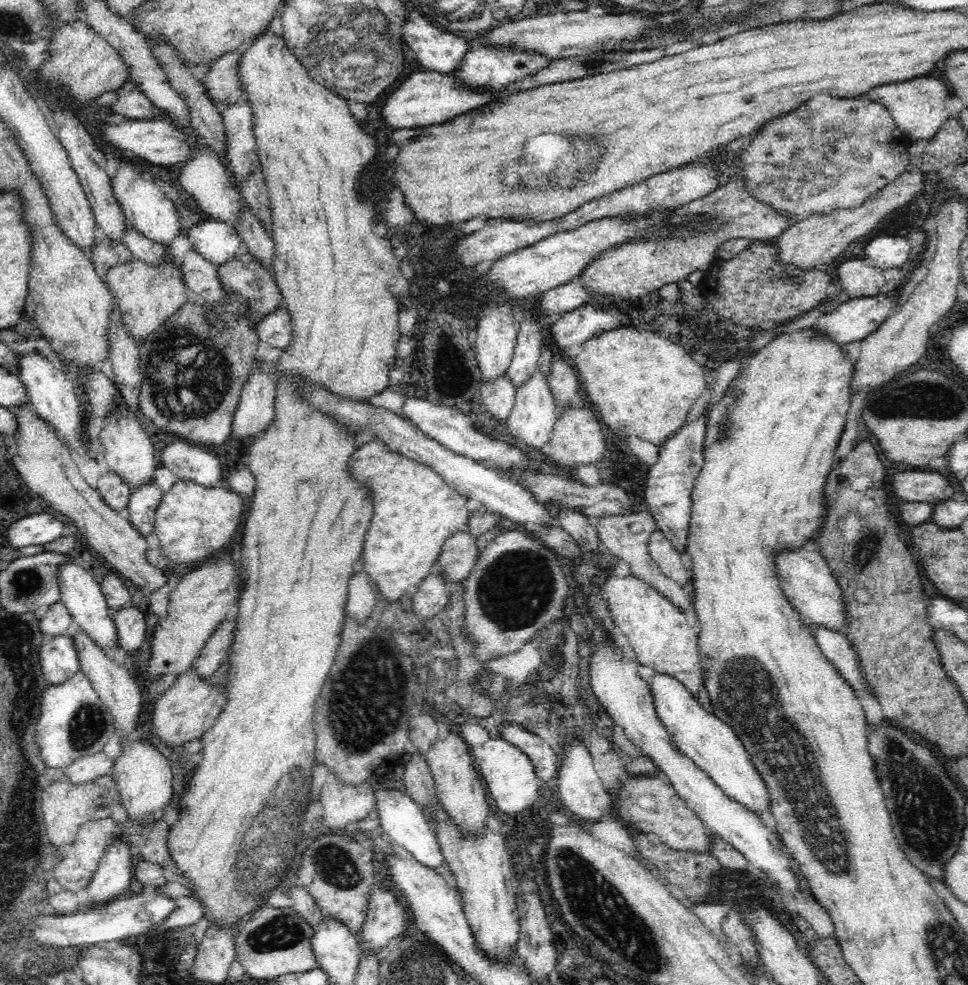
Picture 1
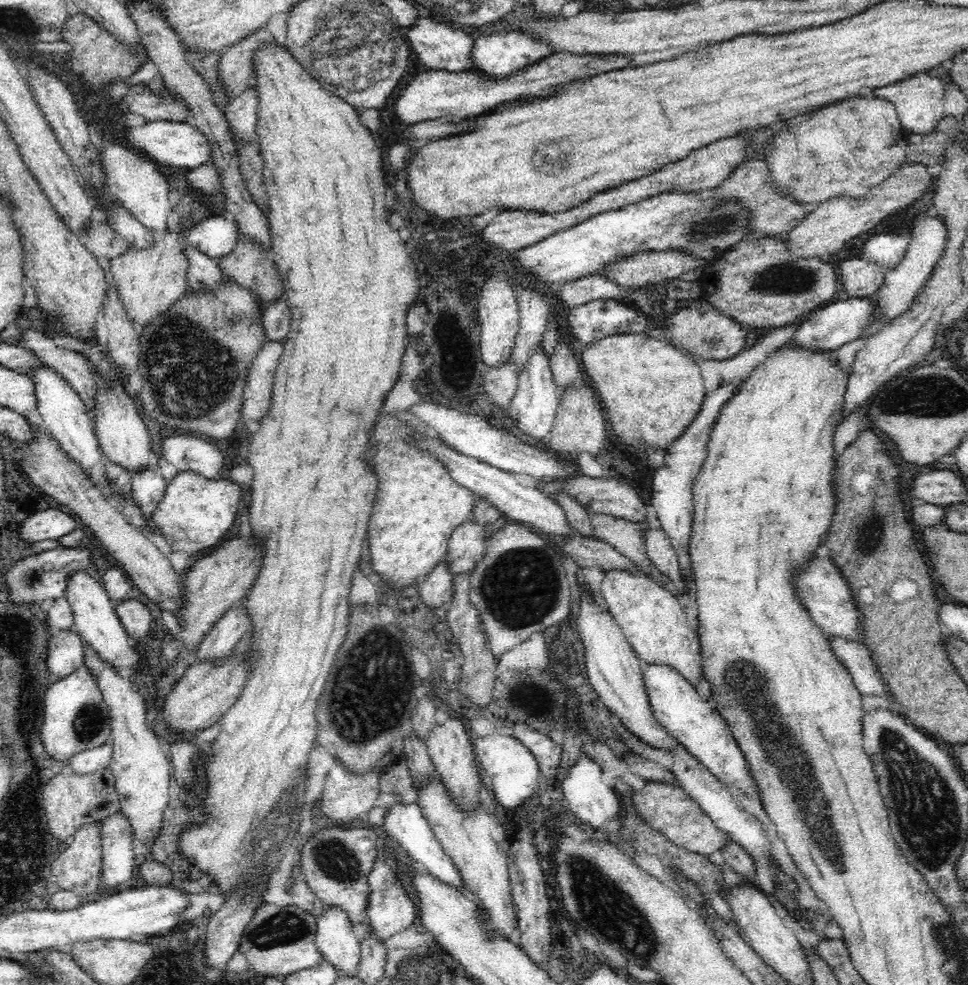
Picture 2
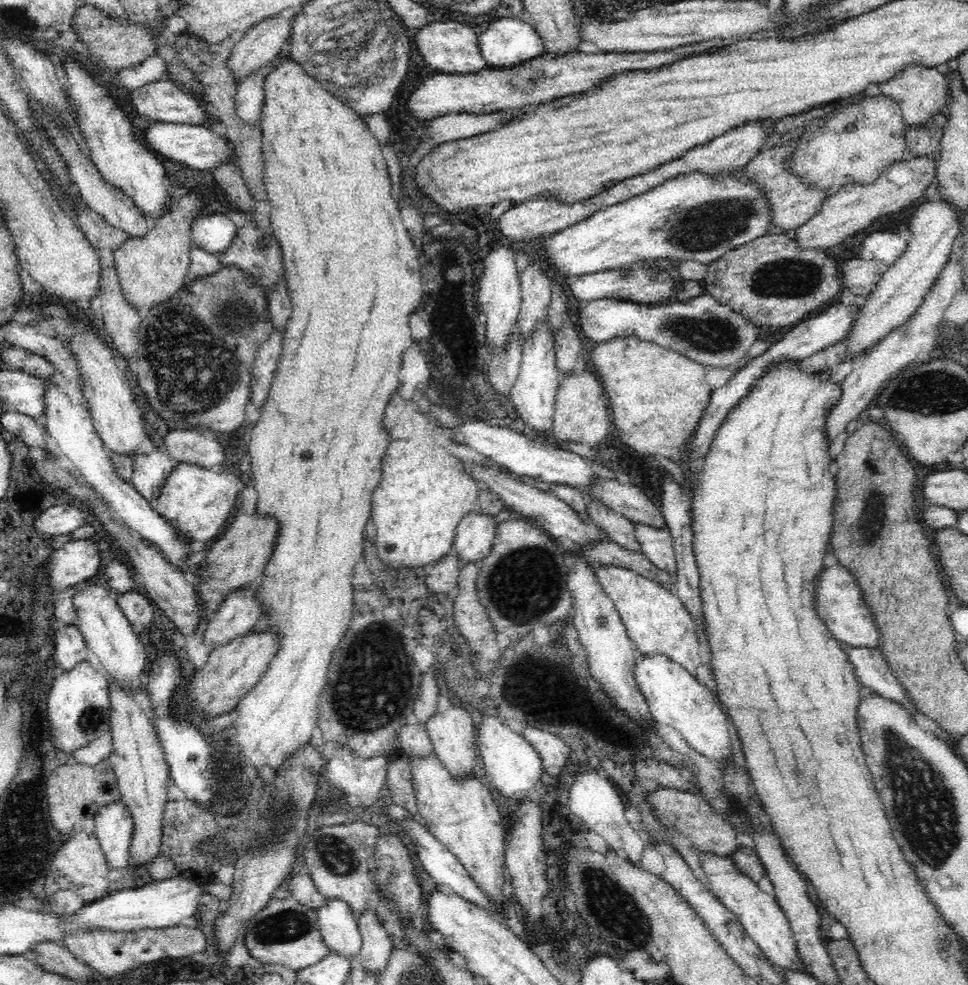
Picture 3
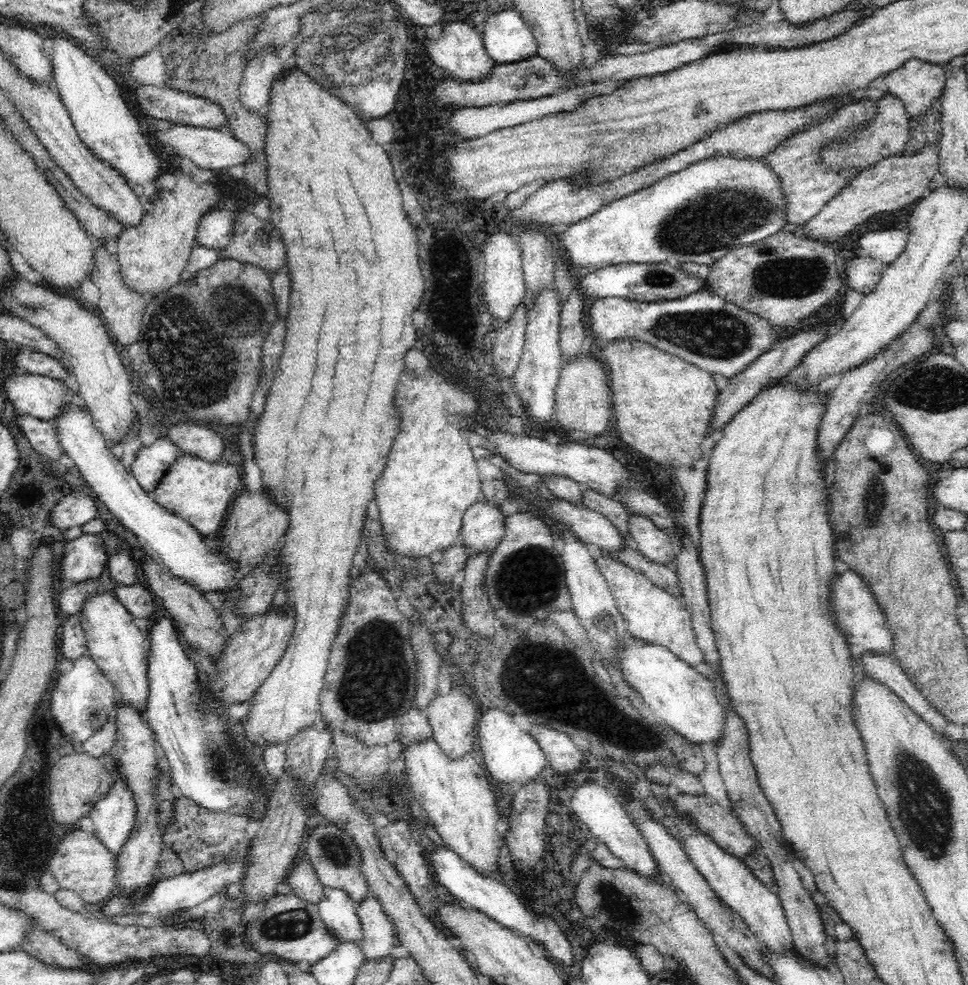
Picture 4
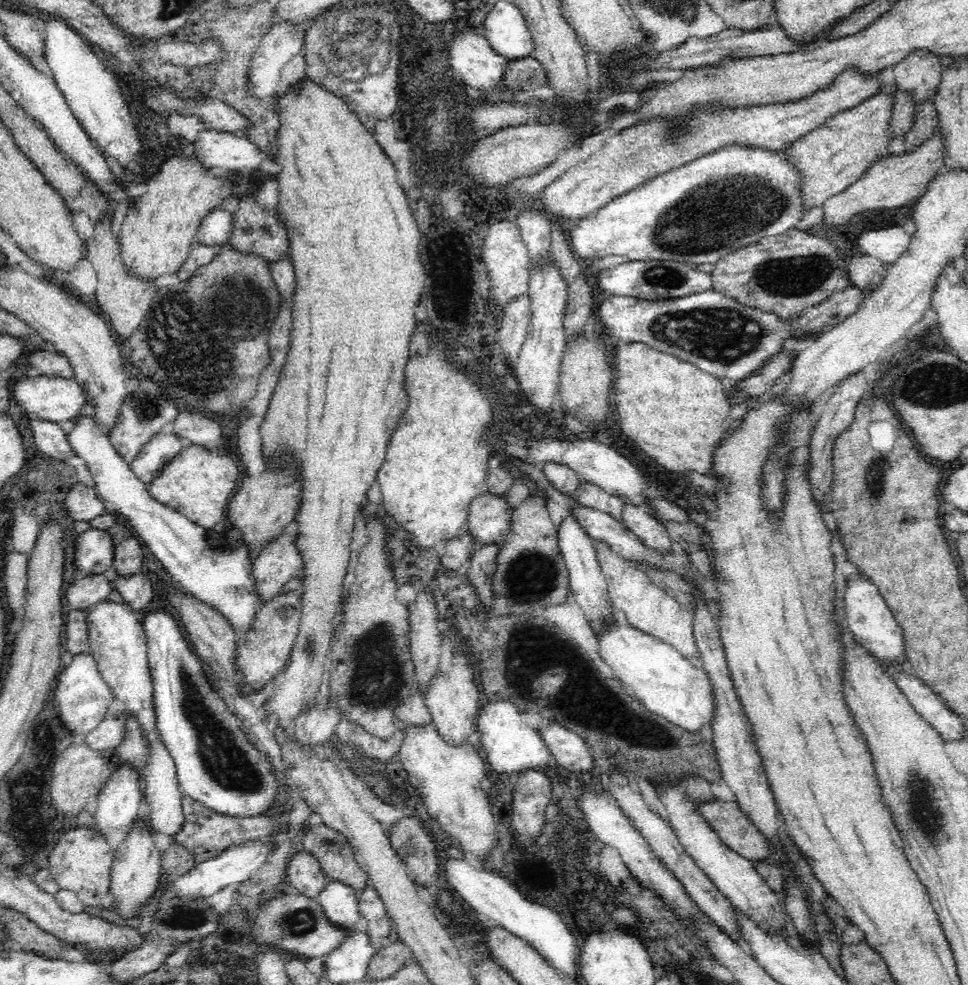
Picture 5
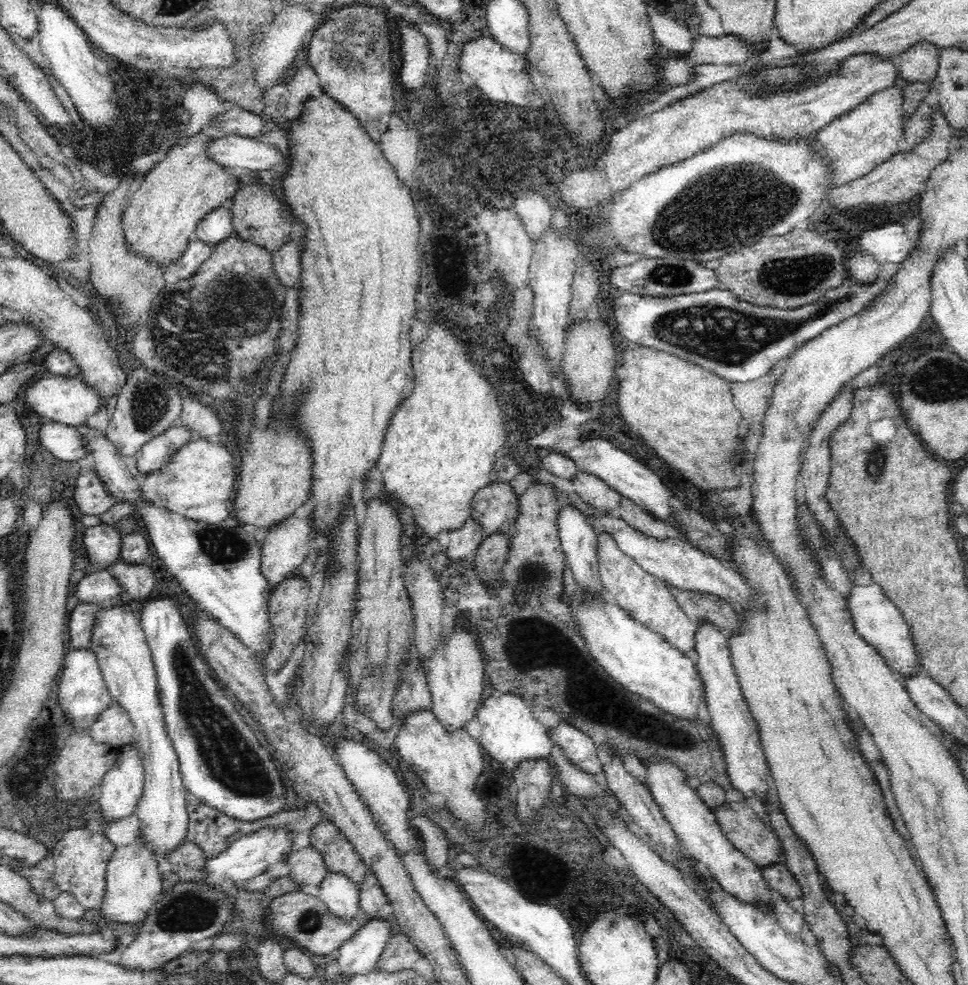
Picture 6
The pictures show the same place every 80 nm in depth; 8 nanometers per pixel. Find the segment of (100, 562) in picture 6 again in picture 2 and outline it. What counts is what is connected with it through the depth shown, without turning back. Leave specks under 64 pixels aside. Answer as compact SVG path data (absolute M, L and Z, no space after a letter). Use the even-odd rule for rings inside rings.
M76 546L76 548L56 547L34 556L28 556L28 558L22 558L22 560L19 559L4 575L4 590L7 591L10 604L18 606L22 602L32 604L32 602L41 603L48 598L50 600L60 598L68 588L69 576L76 571L87 571L90 566L89 558L88 548Z

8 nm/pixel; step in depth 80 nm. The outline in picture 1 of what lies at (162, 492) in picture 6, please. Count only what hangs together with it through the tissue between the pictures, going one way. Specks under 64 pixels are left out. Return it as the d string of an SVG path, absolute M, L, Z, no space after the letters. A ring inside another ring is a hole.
M178 481L171 489L162 495L159 505L155 512L155 533L158 535L164 556L175 562L174 568L171 570L186 571L185 565L193 566L198 560L208 560L210 556L214 556L222 548L226 548L226 544L230 544L230 540L234 538L238 526L240 526L240 518L242 518L242 497L232 492L225 484L221 484L214 488L206 488L192 481Z

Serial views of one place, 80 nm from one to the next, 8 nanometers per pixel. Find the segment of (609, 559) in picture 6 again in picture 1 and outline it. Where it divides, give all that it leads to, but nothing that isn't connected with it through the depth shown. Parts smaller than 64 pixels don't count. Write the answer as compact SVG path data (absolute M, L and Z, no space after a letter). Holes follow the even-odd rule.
M610 575L601 589L606 594L614 625L632 648L637 662L677 677L697 697L700 688L704 686L702 663L698 654L699 633L688 624L684 612L664 593L634 575Z

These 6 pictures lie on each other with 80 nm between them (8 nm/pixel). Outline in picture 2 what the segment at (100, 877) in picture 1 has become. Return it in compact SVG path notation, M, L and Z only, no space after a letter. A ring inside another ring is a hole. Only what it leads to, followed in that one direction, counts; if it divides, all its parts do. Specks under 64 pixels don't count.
M120 811L100 822L103 847L101 887L114 889L132 878L137 863L133 852L134 832L129 819Z

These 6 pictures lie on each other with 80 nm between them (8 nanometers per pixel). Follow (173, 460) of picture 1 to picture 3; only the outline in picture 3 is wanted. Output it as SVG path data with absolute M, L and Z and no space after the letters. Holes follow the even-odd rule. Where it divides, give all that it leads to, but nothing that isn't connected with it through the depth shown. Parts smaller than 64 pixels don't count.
M171 427L164 442L168 454L177 464L195 464L218 472L224 462L224 448L220 442L201 429Z

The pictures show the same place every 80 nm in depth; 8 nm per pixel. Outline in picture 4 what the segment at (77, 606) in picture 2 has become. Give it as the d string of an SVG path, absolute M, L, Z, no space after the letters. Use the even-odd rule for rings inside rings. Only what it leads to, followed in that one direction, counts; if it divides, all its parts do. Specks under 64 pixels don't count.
M109 591L96 593L93 597L86 599L80 614L80 625L83 628L89 655L112 683L113 688L118 688L122 701L126 701L128 705L132 704L136 709L147 706L149 637L142 634L134 625L135 619L132 614Z

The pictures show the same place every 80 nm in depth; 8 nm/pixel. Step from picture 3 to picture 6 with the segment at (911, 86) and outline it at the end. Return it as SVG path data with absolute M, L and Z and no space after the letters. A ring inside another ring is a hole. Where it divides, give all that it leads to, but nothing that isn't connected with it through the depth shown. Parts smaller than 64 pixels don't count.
M928 40L912 44L900 54L898 74L900 83L921 81L932 86L939 68L940 49Z

